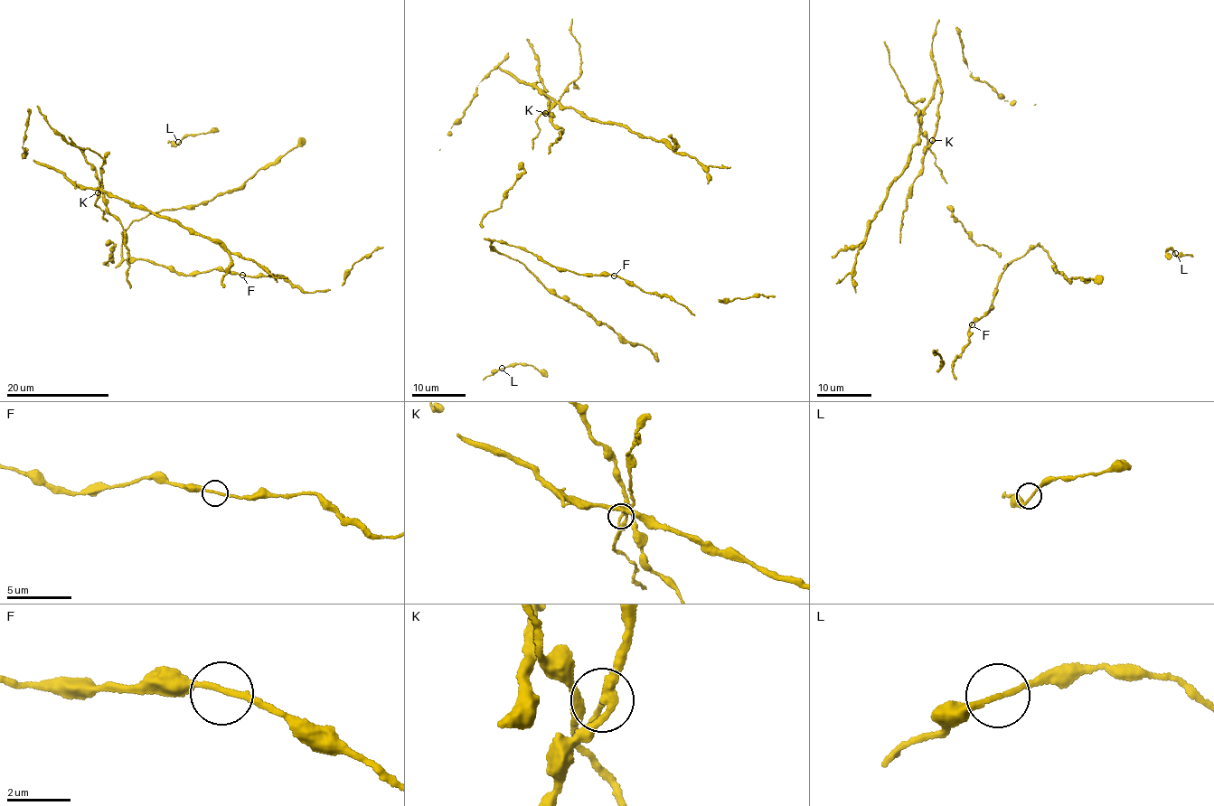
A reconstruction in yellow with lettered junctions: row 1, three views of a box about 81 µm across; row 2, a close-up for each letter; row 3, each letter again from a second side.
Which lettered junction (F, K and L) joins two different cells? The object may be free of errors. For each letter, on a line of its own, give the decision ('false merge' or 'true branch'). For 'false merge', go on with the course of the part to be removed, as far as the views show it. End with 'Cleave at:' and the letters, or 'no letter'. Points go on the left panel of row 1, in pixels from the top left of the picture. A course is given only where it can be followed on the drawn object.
F: true branch
K: false merge | (98, 192), (99, 194), (102, 187), (104, 157), (91, 150), (78, 147), (68, 135)
L: true branch
Cleave at: K

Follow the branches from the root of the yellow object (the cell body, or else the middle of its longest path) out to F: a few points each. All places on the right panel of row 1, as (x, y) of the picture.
F: (974, 240), (995, 249), (1005, 267), (1008, 265), (998, 277), (989, 311), (972, 324)

